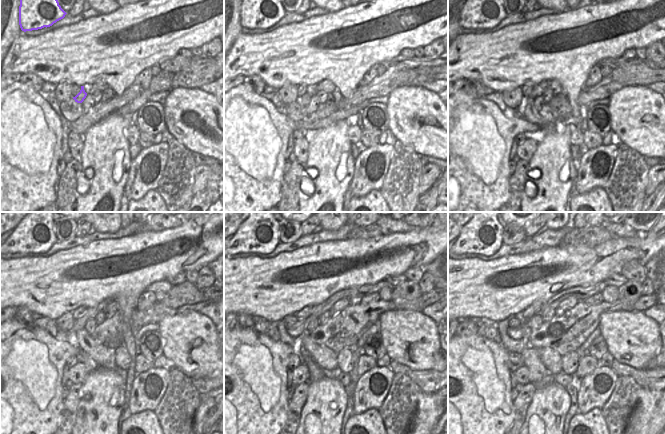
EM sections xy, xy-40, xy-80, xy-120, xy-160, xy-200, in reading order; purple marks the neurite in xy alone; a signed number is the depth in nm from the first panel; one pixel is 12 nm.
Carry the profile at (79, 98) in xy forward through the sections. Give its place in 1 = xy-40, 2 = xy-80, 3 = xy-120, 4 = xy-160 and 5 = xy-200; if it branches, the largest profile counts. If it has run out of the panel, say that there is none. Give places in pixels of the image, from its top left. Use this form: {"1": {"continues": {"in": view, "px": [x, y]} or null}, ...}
{"1": {"continues": {"in": "xy-40", "px": [303, 101]}}, "2": {"continues": {"in": "xy-80", "px": [531, 114]}}, "3": {"continues": {"in": "xy-120", "px": [104, 357]}}, "4": {"continues": {"in": "xy-160", "px": [325, 358]}}, "5": {"continues": {"in": "xy-200", "px": [551, 359]}}}

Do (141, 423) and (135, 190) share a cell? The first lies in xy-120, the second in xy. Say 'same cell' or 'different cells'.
different cells

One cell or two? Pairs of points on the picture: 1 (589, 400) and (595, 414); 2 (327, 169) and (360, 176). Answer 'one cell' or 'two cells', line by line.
1: two cells
2: two cells

